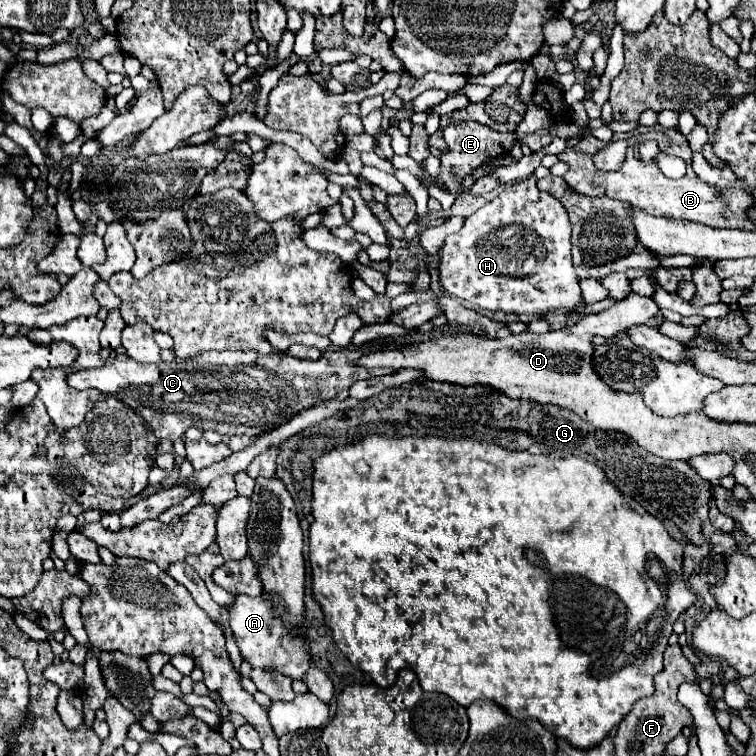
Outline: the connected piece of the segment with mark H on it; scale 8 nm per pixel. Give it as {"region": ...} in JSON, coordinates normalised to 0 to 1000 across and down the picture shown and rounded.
{"region":[[[704,229],[693,239],[669,245],[667,253],[622,284],[606,308],[590,313],[582,343],[582,374],[593,390],[611,393],[638,409],[696,417],[714,417],[738,406],[759,409],[770,401],[765,366],[754,340],[757,298],[751,282],[735,261],[714,253],[709,239],[709,231]]]}

